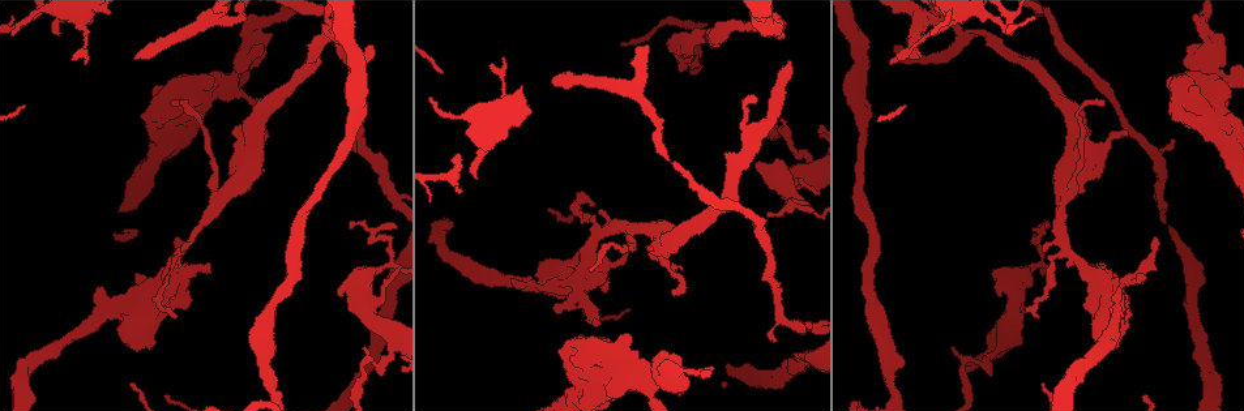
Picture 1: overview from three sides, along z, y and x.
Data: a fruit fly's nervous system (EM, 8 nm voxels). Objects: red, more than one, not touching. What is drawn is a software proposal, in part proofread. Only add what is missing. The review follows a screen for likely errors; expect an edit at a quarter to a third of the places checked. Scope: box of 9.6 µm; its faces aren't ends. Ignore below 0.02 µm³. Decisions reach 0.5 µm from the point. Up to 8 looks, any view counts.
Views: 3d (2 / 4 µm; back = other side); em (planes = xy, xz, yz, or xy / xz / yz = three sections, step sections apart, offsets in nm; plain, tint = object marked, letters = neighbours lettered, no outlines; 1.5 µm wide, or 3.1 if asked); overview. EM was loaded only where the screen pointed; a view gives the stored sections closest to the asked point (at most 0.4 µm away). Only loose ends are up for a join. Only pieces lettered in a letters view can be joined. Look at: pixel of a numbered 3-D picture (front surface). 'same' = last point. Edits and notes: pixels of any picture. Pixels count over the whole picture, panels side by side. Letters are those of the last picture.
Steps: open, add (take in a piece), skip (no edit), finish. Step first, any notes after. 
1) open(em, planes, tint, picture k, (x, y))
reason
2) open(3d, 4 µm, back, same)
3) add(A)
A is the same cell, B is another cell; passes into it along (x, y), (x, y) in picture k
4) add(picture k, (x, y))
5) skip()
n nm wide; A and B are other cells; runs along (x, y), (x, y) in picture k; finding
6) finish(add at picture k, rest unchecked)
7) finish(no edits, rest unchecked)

open(3d, 4 µm, back, picture 1, (671, 293))
thin end

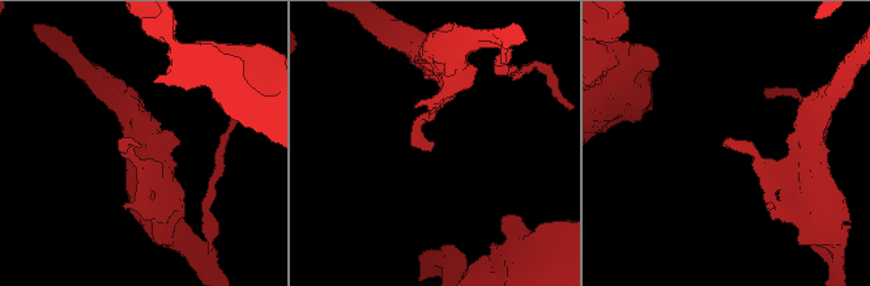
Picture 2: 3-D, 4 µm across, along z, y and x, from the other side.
open(em, xy, step 8, tint, picture 2, (732, 145))
shape alone is not enough

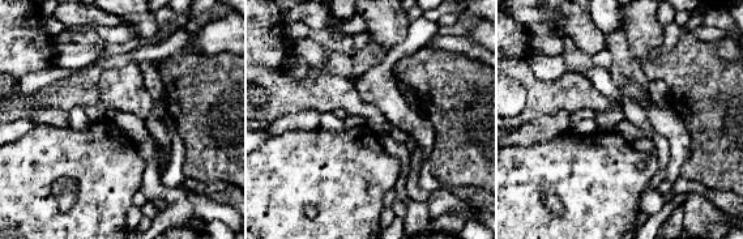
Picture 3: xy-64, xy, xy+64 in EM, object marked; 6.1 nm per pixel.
open(em, planes, letters, same)

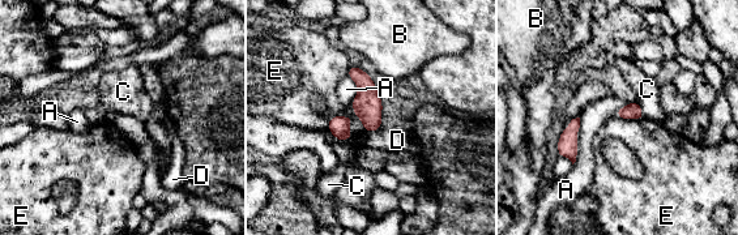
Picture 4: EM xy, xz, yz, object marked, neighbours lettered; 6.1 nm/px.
skip()
90 nm wide; A touches over 300 nm; A, B, C, D and E are other cells; none of them fits

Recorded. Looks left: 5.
open(3d, 2 µm, picture 1, (766, 215))

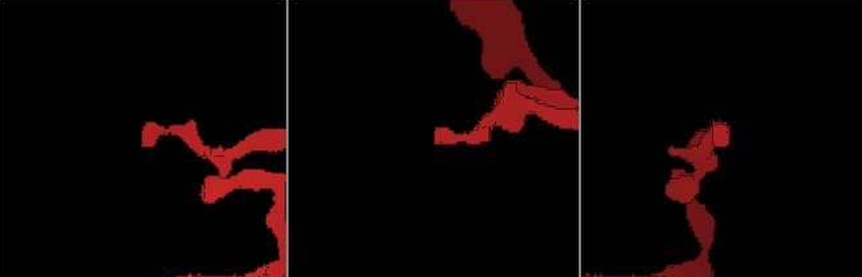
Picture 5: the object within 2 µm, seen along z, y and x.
open(em, yz, step 8, letters, picture 5, (143, 142))
now the EM

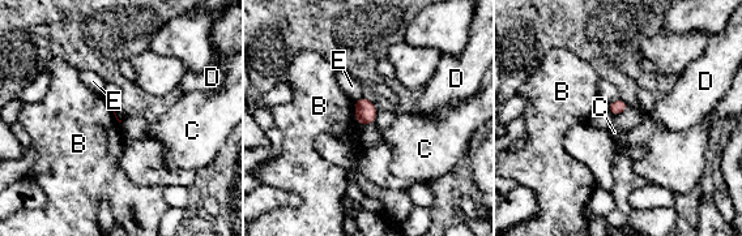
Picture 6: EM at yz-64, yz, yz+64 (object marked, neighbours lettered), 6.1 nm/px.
skip()
B, C, D and E are other cells; border along (353, 103), (358, 125) in picture 6; no lettered piece goes on from it

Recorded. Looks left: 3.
open(em, xy, step 8, plain, picture 1, (894, 45))
an open end

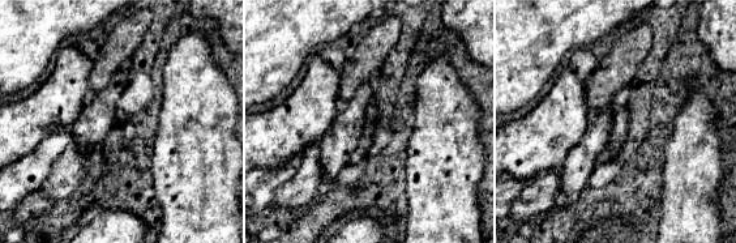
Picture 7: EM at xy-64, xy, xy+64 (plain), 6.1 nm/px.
open(em, xy, step 8, letters, same)

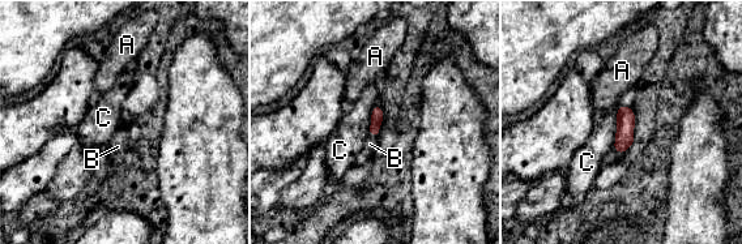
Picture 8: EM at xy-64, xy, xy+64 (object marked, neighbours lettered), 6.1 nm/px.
add(B)
B is the same cell, A and C are other cells; passes into it along (378, 114), (372, 136), (370, 144) in picture 8; it goes on there

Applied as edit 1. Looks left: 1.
finish(add at picture 8, rest unchecked)

